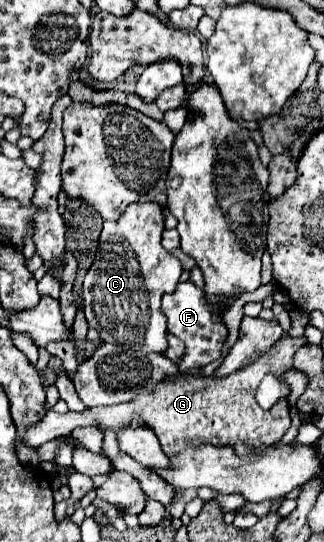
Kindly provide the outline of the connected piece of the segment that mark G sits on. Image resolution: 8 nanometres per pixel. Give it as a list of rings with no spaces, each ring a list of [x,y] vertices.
[[[280,339],[268,353],[264,353],[256,363],[250,367],[216,379],[216,377],[202,377],[198,369],[190,373],[182,373],[174,381],[162,381],[156,385],[156,391],[148,391],[138,395],[130,403],[110,405],[110,407],[86,407],[84,411],[68,411],[68,413],[56,413],[48,411],[46,417],[30,427],[26,431],[24,443],[32,447],[40,447],[48,441],[54,441],[58,437],[68,437],[76,427],[102,427],[112,431],[122,431],[122,427],[150,427],[156,431],[156,437],[160,439],[162,451],[168,457],[174,457],[178,451],[184,451],[186,447],[200,447],[202,443],[214,443],[214,447],[234,447],[238,455],[248,455],[248,451],[254,451],[254,447],[270,447],[270,443],[276,443],[290,427],[290,405],[288,397],[278,399],[278,403],[266,411],[258,407],[254,395],[256,387],[262,381],[264,375],[274,375],[276,379],[282,379],[282,383],[288,387],[284,375],[292,369],[294,353],[298,347],[302,347],[306,339]]]

